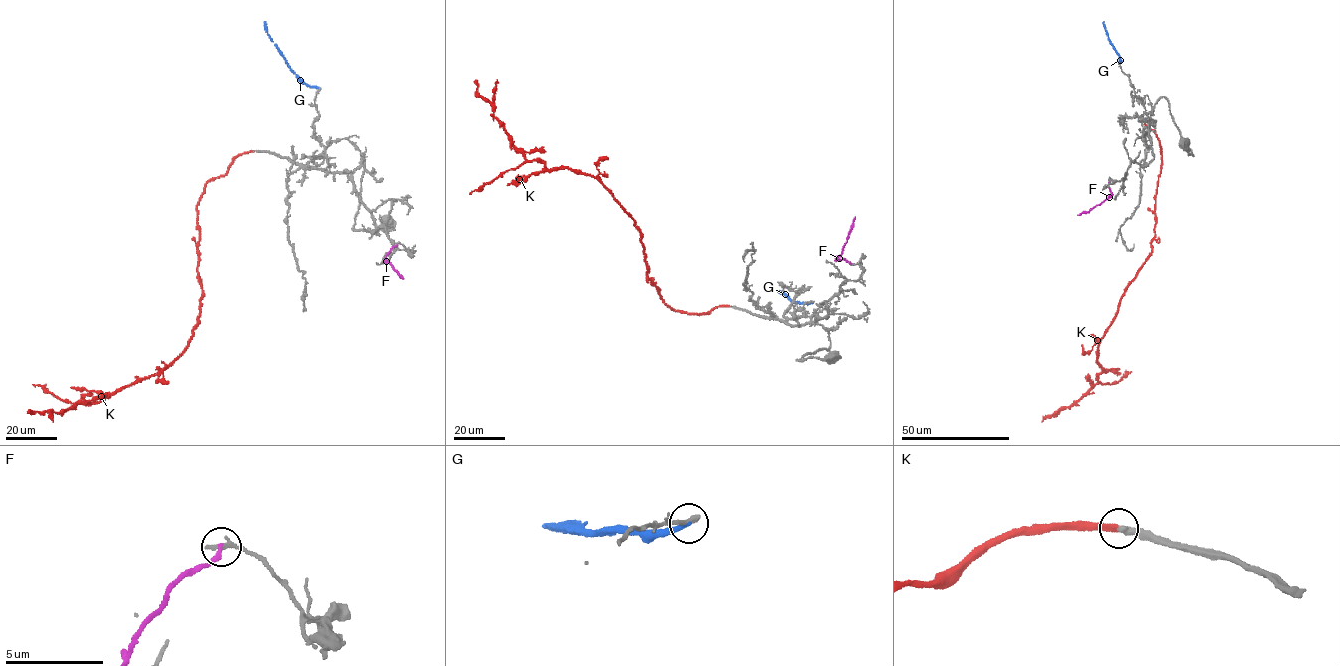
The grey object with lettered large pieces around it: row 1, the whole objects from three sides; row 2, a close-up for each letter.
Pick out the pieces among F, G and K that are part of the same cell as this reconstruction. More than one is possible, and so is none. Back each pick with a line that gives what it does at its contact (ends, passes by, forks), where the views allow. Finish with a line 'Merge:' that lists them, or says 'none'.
K: It ends there
Merge: K

